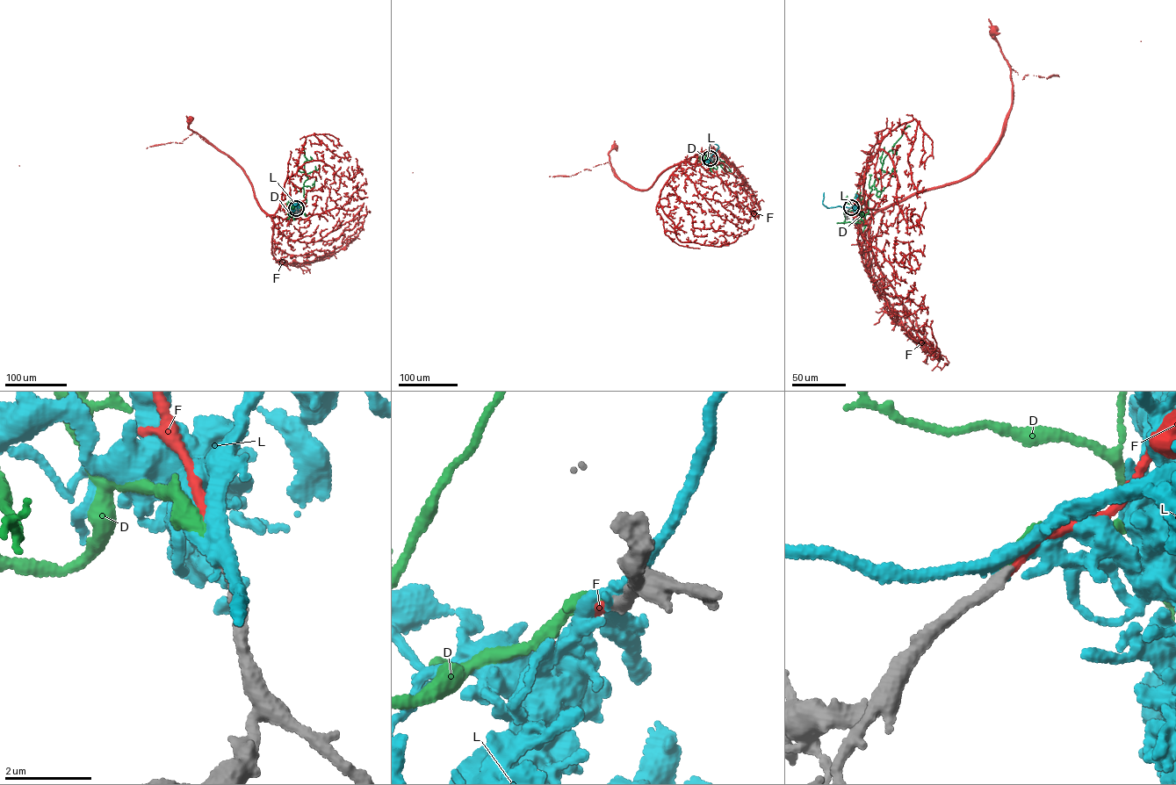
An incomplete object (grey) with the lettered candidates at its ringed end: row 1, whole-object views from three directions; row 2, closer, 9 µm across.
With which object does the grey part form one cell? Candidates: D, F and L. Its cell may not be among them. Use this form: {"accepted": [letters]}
{"accepted": ["D"]}

